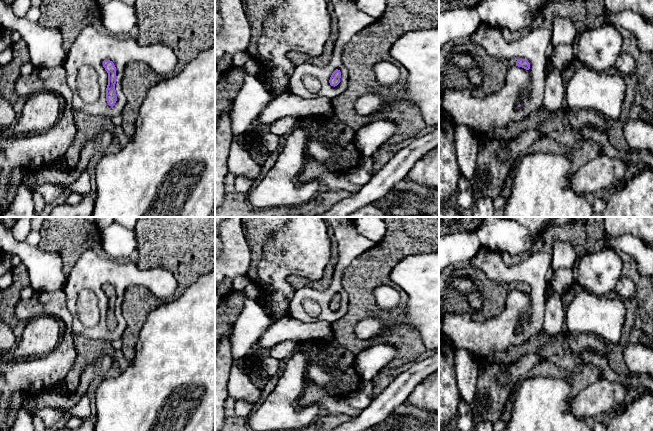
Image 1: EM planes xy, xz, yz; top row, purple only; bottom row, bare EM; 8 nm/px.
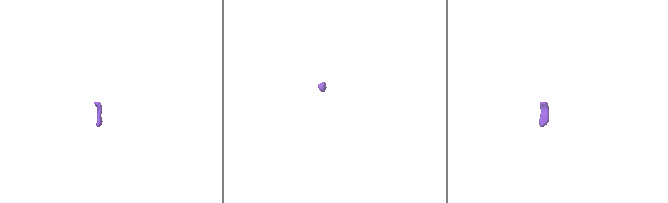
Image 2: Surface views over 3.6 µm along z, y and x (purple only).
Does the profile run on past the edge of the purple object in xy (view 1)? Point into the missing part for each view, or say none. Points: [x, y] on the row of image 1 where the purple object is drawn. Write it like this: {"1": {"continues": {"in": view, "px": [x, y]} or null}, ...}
{"1": {"continues": null}}

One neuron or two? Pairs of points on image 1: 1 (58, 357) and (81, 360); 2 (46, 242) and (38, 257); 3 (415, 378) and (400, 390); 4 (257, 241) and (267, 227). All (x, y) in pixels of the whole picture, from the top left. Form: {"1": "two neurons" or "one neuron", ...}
{"1": "two neurons", "2": "two neurons", "3": "one neuron", "4": "one neuron"}

